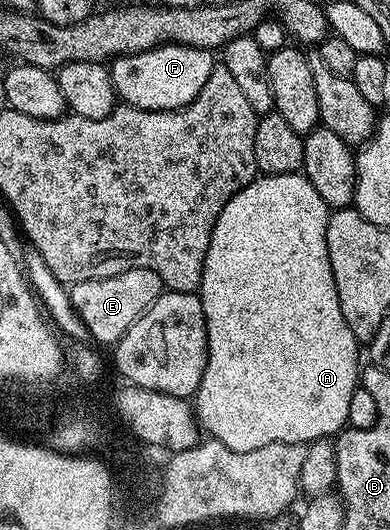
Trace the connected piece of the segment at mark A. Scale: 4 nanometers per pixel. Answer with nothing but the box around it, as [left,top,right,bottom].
[194,172,362,451]

